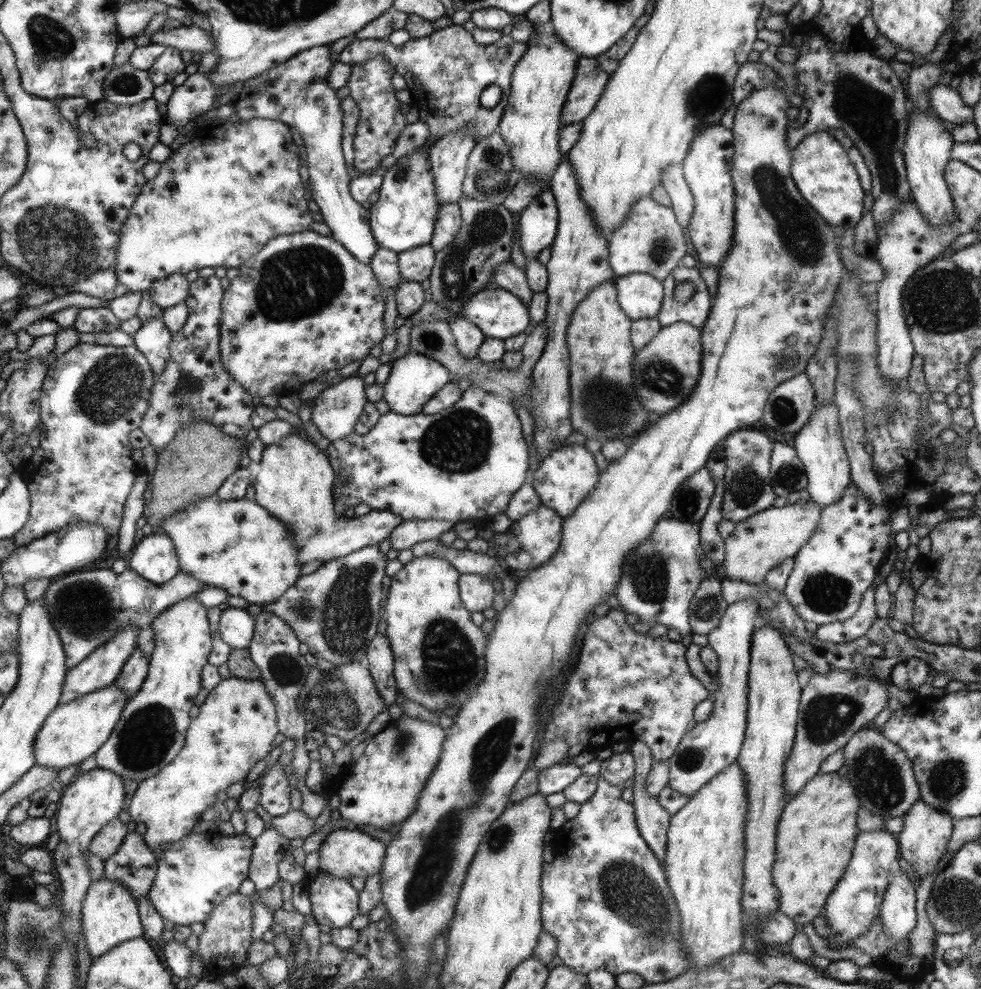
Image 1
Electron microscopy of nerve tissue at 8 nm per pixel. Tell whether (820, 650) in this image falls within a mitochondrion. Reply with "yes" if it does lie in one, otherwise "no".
no

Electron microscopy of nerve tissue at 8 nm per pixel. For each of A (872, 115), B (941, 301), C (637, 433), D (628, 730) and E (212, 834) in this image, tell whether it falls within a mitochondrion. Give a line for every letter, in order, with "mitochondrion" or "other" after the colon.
A: mitochondrion
B: mitochondrion
C: other
D: other
E: other

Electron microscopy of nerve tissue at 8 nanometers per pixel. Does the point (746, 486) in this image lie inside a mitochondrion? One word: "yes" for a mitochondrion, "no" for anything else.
yes

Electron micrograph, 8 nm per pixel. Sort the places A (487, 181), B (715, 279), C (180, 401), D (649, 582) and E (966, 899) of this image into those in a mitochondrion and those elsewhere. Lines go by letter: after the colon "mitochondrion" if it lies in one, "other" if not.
A: mitochondrion
B: other
C: mitochondrion
D: mitochondrion
E: mitochondrion

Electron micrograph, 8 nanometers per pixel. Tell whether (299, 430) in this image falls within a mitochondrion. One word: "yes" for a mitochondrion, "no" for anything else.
no

